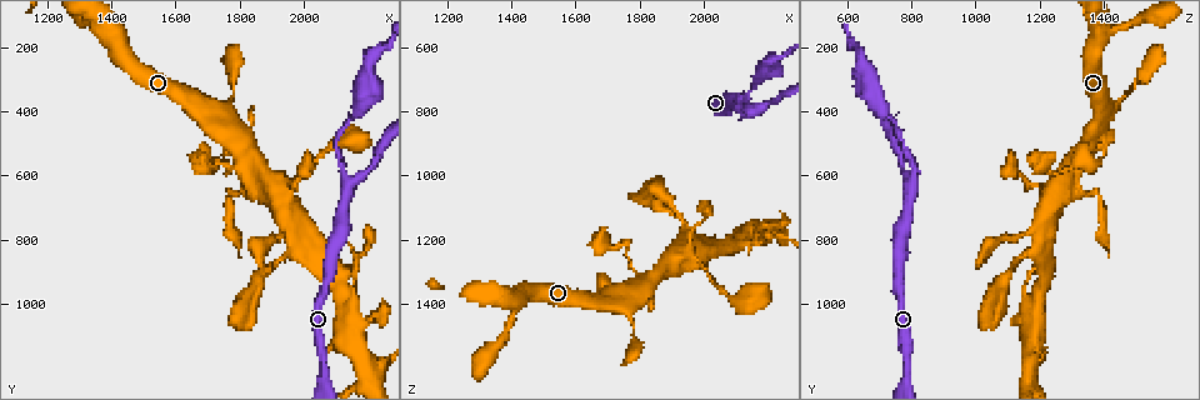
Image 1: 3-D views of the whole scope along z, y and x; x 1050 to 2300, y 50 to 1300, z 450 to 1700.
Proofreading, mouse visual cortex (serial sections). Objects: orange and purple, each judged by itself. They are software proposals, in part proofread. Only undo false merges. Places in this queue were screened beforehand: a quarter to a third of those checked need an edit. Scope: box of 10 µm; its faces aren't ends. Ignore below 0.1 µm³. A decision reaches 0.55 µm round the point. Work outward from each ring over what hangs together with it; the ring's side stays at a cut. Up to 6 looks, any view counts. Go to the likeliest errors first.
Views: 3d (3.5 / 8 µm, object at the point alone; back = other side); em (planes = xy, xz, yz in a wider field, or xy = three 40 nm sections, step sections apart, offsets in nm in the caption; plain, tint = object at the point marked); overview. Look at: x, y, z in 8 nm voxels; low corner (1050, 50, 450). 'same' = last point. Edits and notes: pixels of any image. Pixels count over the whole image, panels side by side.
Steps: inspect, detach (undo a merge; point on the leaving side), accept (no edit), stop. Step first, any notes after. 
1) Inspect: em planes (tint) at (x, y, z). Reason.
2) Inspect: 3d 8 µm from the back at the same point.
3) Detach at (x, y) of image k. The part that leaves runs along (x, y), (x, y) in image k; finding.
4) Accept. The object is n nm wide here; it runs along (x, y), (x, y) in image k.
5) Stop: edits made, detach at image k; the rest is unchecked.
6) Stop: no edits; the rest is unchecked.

Inspect: 3d 3.5 µm at (2140, 630, 810). Arms part here.

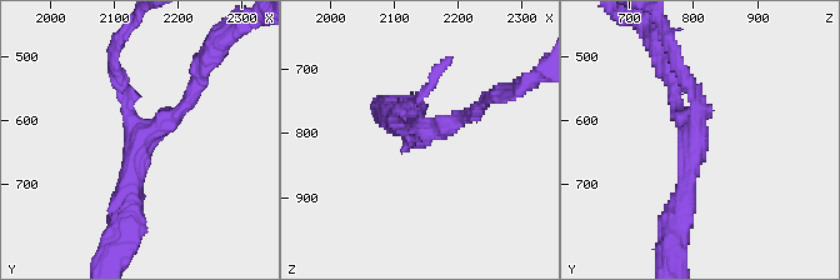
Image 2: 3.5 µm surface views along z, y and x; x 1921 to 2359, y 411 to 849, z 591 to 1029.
Inspect: em xy step 5 (tint) at (2130, 625, 800).

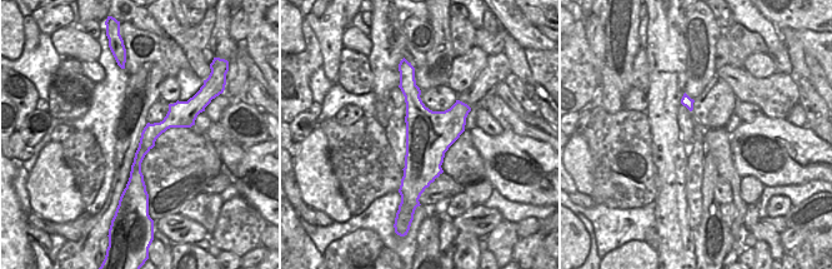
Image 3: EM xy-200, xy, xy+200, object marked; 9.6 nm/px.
Accept. The object is 460 nm wide here; it runs along (128, 215), (135, 128), (116, 66) in image 2; one cell here.

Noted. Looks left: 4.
Inspect: 3d 8 µm at (1930, 620, 1250). Thin arm on a thick one.

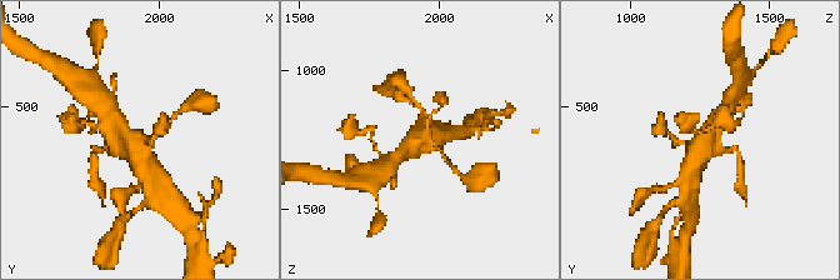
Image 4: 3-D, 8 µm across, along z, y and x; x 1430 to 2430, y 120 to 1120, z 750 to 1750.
Inspect: em xy step 5 (tint) at the same point. Shape alone is not enough.

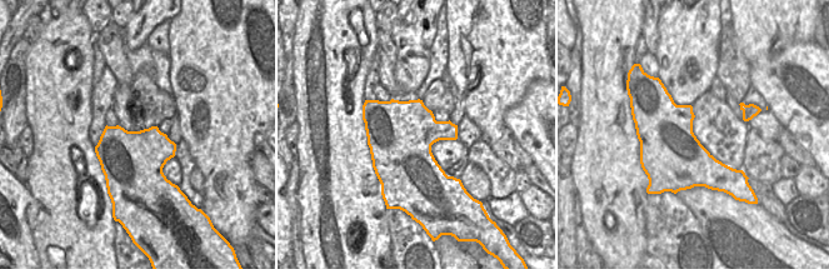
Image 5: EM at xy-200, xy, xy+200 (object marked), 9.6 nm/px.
Accept. It runs along (115, 120), (151, 178) in image 4; one cell here.

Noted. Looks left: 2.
Inspect: 3d 8 µm at (1740, 550, 1390).

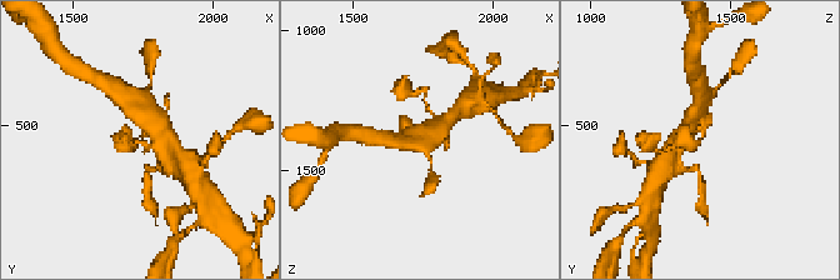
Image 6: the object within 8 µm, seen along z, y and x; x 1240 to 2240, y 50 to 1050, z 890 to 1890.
Inspect: em xy step 5 (tint) at the same point.

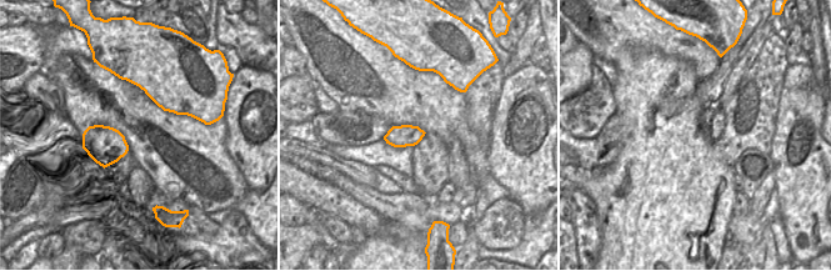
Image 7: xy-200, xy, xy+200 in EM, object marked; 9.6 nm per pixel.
Accept. One cell here.

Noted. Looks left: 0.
Stop: no edits; the rest is unchecked.

